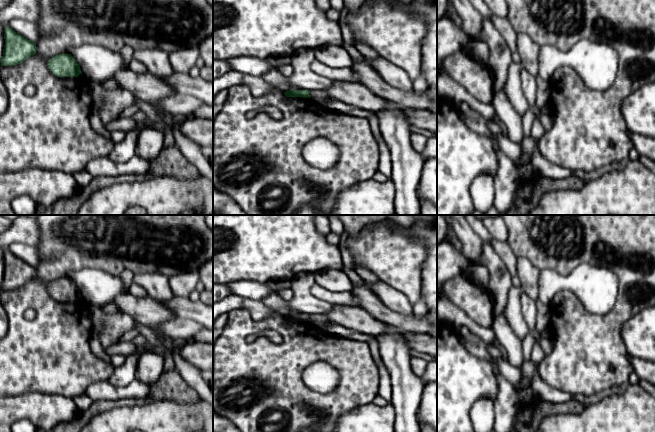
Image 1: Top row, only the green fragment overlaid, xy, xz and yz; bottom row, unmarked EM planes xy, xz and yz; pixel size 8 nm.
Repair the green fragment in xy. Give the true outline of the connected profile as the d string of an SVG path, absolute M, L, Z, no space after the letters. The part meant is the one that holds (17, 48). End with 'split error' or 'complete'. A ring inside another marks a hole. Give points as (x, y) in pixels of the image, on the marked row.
M9 26L4 30L5 45L1 66L13 66L23 63L33 56L36 51L36 43L18 34Z | complete

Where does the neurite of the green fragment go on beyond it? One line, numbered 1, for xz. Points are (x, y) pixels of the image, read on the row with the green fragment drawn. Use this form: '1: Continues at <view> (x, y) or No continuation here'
1: No continuation here

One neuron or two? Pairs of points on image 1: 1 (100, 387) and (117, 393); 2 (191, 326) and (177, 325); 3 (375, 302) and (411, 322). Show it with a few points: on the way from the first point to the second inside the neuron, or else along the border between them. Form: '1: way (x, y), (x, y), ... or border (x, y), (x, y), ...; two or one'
1: way (104, 390), (113, 392); one
2: way (188, 326), (180, 326); one
3: way (383, 311), (389, 317), (402, 321); one

